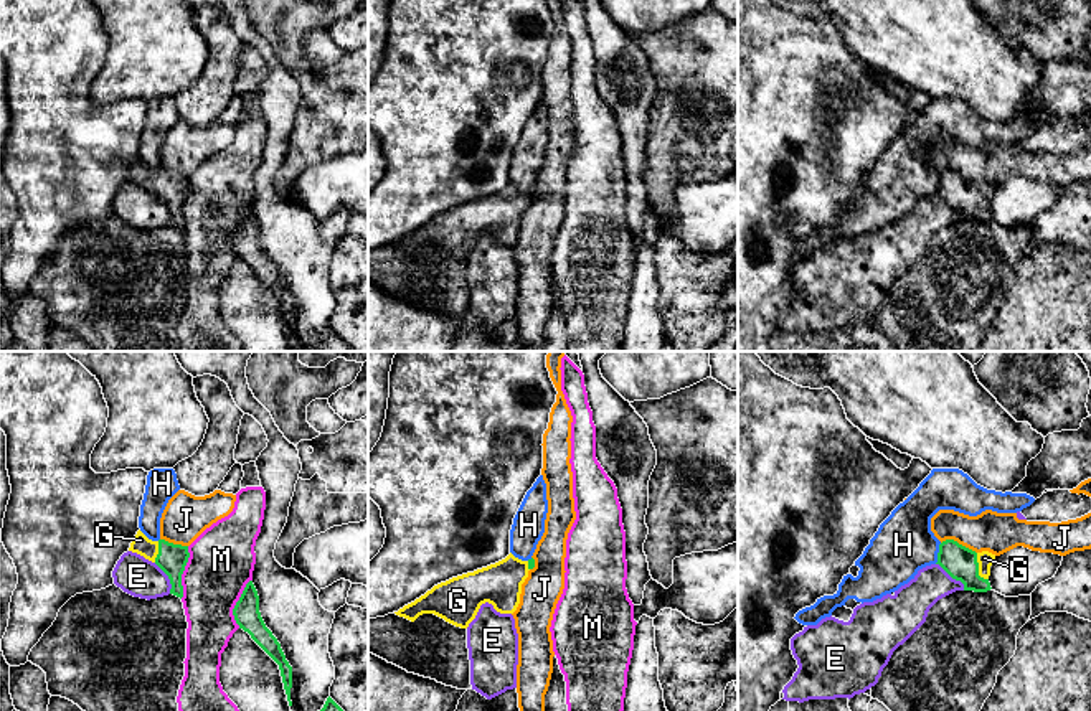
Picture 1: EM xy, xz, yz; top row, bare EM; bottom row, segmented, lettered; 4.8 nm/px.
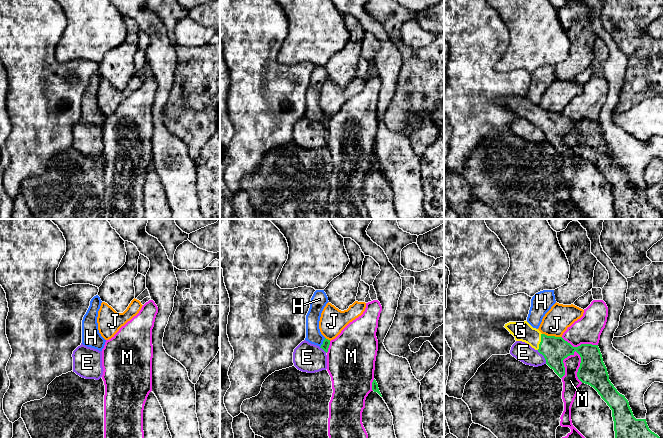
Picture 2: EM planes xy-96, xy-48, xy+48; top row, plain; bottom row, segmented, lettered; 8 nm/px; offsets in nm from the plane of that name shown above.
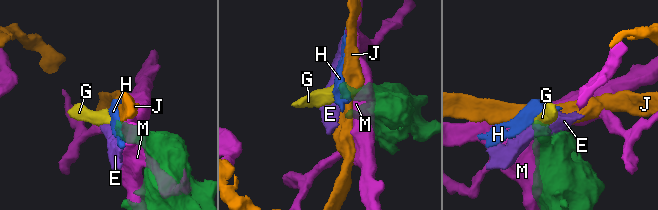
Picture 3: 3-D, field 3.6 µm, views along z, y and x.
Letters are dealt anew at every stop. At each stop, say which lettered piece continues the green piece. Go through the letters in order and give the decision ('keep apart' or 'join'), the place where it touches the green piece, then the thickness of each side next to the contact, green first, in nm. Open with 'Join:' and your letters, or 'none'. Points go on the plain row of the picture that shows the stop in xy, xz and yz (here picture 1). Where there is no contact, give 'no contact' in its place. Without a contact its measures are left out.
Join: G
E: keep apart; contact yz (953, 208); calibres 160 and 190 nm
G: join; contact yz (977, 198); calibres 160 and 70 nm
H: keep apart; contact yz (938, 183); calibres 160 and 280 nm
J: keep apart; contact yz (958, 174); calibres 160 and 200 nm
M: keep apart; contact xy (182, 203); calibres 140 and 320 nm

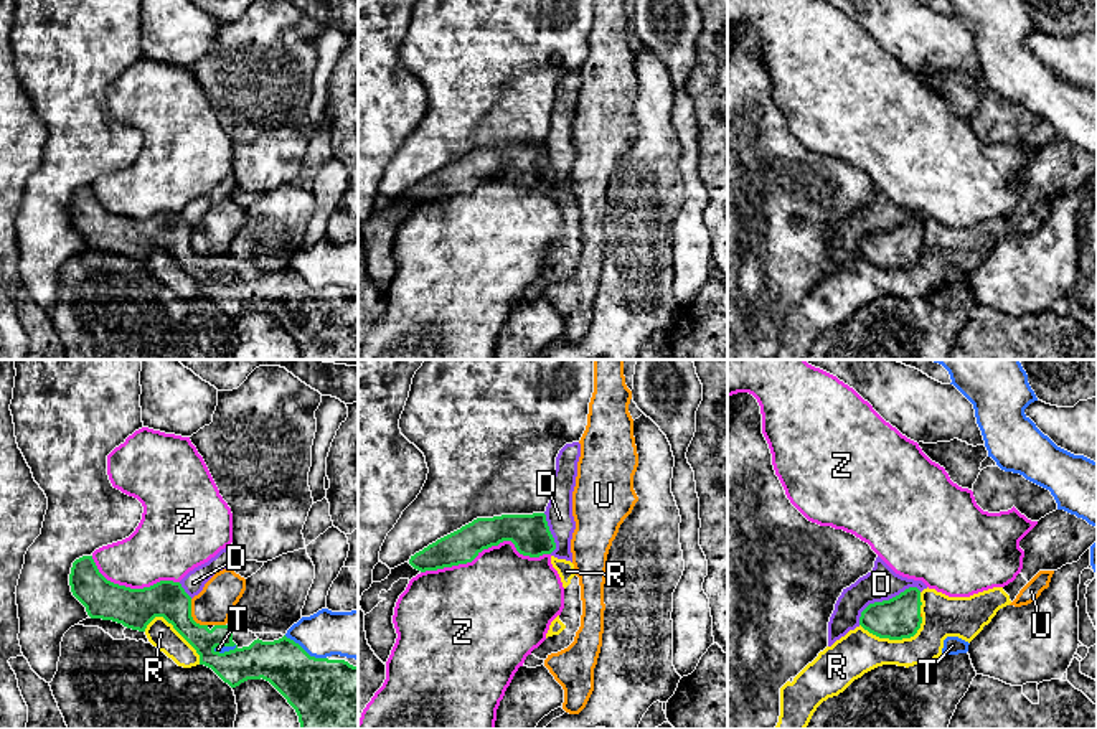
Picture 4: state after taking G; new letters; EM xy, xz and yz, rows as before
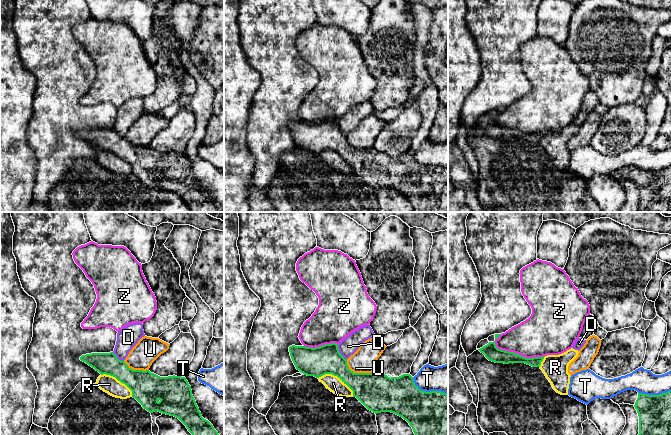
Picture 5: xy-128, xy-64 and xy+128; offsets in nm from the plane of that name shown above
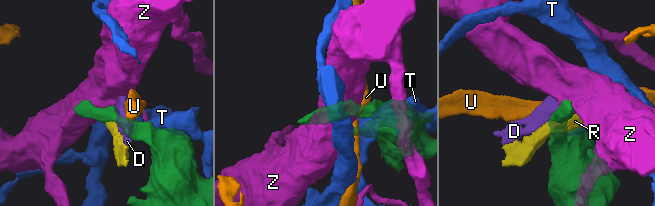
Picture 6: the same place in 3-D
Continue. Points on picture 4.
Join: none
D: keep apart; contact yz (885, 231); calibres 200 and 160 nm
R: keep apart; contact yz (894, 269); calibres 200 and 220 nm
T: keep apart; contact xy (304, 281); calibres 360 and 220 nm
U: keep apart; contact xy (190, 246); calibres 180 and 190 nm
Z: keep apart; contact xz (485, 178); calibres 190 and 460 nm

